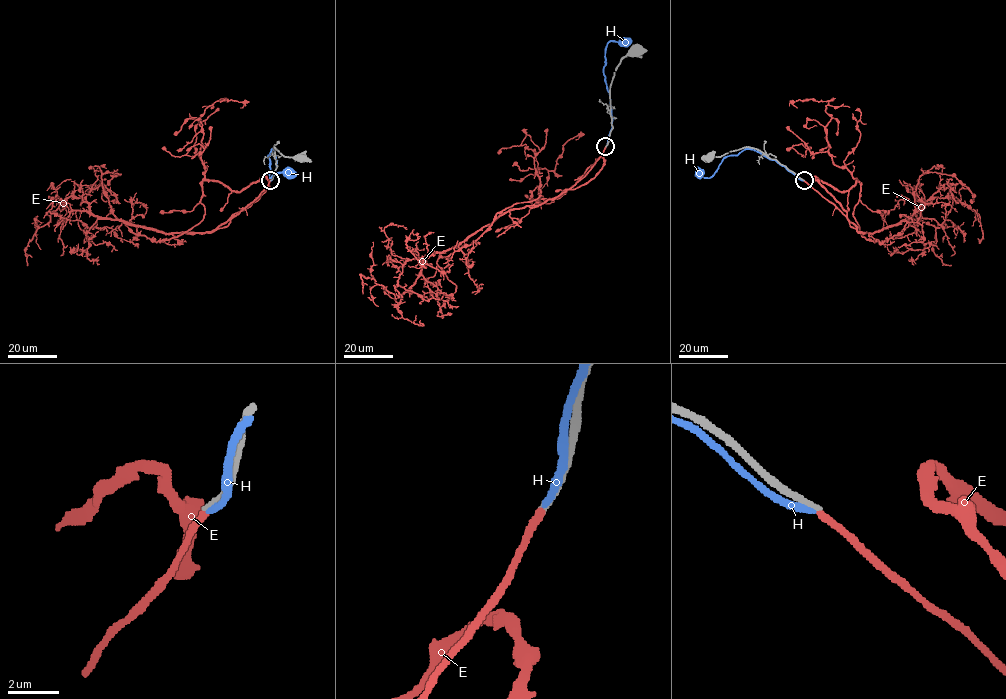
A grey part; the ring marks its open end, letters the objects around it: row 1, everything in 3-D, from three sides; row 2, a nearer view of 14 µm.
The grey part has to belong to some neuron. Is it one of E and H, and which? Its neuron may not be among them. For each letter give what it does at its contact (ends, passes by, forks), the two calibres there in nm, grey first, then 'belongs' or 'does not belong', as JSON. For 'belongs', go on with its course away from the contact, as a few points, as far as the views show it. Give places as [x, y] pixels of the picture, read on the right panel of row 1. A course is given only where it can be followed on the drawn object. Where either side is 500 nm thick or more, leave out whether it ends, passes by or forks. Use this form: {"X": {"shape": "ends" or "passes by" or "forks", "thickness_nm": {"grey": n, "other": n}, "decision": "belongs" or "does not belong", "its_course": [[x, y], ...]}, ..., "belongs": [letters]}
{"E": {"shape": "ends", "thickness_nm": {"grey": 260, "other": 280}, "decision": "belongs", "its_course": [[803, 180], [863, 233], [897, 225], [928, 200], [949, 196], [952, 205], [933, 247], [951, 265]]}, "H": {"shape": "ends", "thickness_nm": {"grey": 360, "other": 340}, "decision": "does not belong"}, "belongs": ["E"]}

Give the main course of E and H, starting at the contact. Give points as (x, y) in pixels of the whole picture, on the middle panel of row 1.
E: (606, 146), (559, 195), (501, 213), (434, 252), (408, 289), (395, 295), (361, 275), (362, 294)
H: (607, 144), (612, 118), (603, 69), (606, 47), (610, 41), (625, 42)

